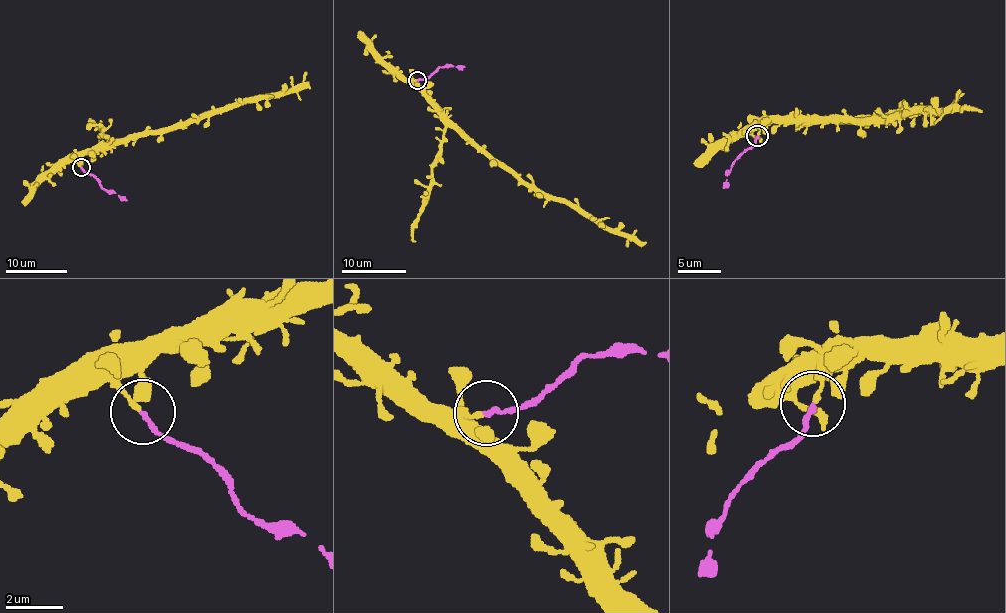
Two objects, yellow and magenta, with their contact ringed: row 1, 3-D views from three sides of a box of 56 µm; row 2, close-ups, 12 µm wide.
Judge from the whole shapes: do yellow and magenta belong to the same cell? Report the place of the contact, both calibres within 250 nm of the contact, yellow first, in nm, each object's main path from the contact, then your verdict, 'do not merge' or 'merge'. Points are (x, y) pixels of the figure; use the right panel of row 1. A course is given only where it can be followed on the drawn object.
(757, 135) | 150/160 nm | yellow via (758, 136), (772, 122), (866, 124), (882, 123), (911, 110), (943, 112), (961, 90) | magenta via (758, 136), (752, 147), (730, 167), (722, 187) | merge

